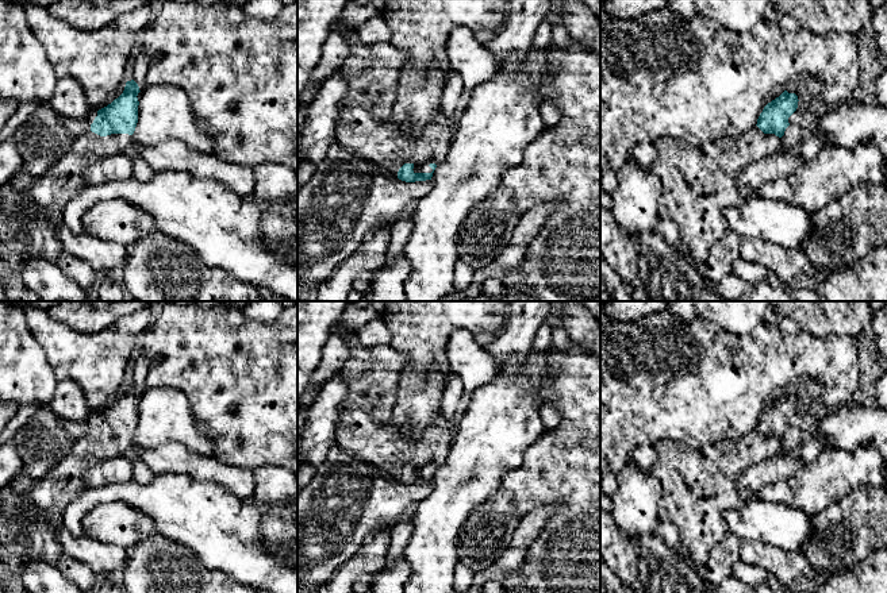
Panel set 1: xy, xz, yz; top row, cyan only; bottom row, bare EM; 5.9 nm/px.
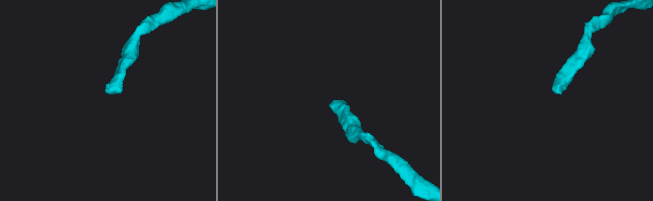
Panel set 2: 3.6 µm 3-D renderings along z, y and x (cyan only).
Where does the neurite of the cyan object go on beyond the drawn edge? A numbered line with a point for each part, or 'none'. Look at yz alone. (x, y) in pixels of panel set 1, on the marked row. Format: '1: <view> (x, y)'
1: yz (699, 183)

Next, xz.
1: xz (367, 129)

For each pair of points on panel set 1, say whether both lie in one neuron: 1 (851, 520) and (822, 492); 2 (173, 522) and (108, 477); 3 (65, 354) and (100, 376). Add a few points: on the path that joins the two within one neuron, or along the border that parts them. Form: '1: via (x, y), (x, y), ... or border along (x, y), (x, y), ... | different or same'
1: border along (860, 485), (811, 516) | different
2: border along (133, 480), (104, 484), (89, 489) | different
3: via (73, 354), (92, 368) | same

